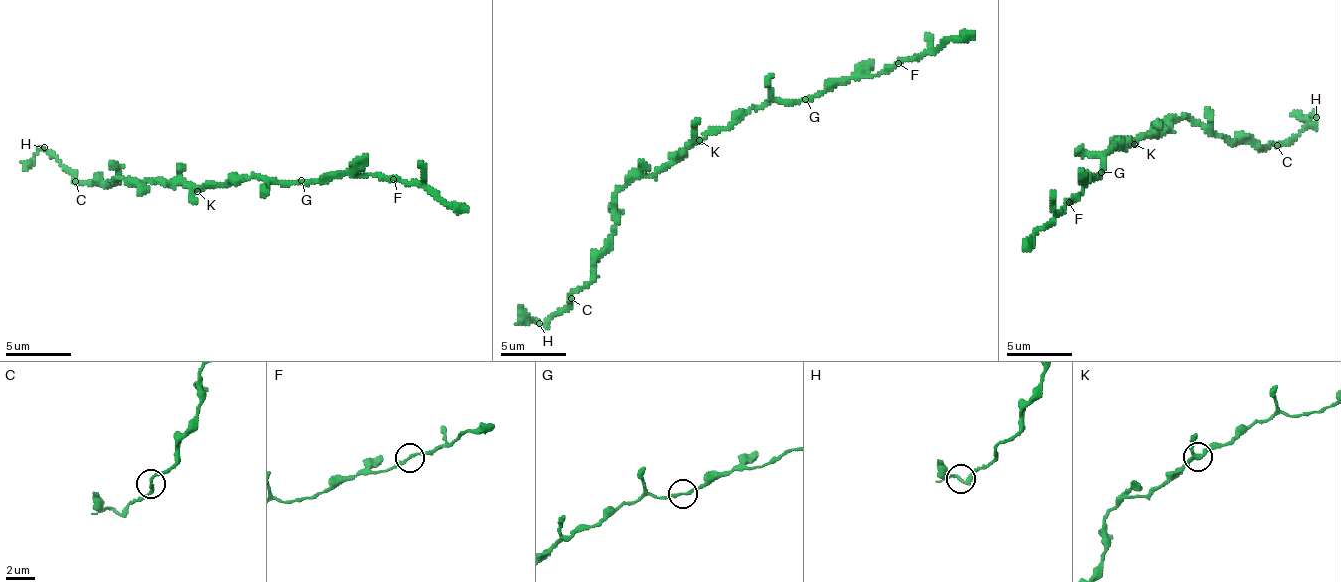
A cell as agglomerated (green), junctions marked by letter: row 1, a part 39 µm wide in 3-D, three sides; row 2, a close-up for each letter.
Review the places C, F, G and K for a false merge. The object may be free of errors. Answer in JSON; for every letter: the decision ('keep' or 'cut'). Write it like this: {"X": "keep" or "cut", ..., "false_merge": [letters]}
{"C": "keep", "F": "keep", "G": "keep", "K": "keep", "false_merge": []}

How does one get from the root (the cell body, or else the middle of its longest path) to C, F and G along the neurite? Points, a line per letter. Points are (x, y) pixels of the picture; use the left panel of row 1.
C: (197, 186), (174, 181), (132, 184), (116, 180), (117, 177), (117, 181), (98, 183), (98, 179), (76, 180)
F: (197, 186), (262, 176), (275, 178), (278, 183), (308, 183), (347, 173), (393, 179)
G: (197, 186), (262, 176), (275, 178), (278, 183), (301, 180)

